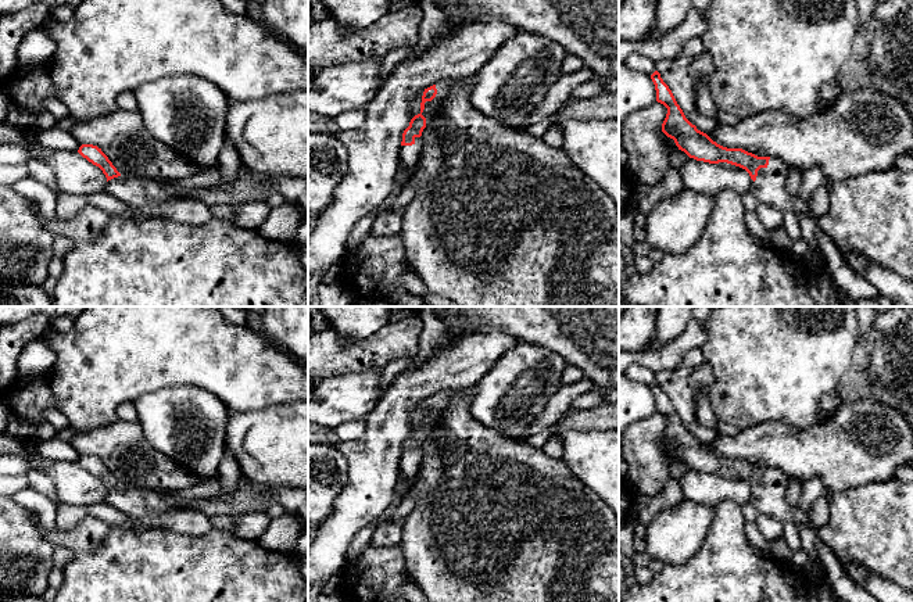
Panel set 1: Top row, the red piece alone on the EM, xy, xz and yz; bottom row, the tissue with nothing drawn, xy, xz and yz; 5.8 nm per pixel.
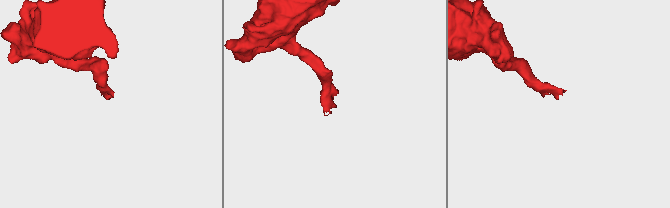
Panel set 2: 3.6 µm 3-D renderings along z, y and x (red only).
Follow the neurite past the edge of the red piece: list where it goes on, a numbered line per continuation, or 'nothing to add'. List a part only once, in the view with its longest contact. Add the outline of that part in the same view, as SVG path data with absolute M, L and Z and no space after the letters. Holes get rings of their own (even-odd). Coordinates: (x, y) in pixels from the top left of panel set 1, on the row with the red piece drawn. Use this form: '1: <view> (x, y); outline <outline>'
1: xz (432, 107); outline M445 79L436 83L437 94L432 101L425 103L425 110L422 112L425 118L437 114L443 108L443 103L447 100L448 92L452 87L452 85L454 83L451 79Z

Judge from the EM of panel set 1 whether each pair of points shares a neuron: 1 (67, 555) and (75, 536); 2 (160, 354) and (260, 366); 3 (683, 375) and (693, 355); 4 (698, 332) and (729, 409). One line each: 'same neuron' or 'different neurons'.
1: different neurons
2: same neuron
3: same neuron
4: different neurons

